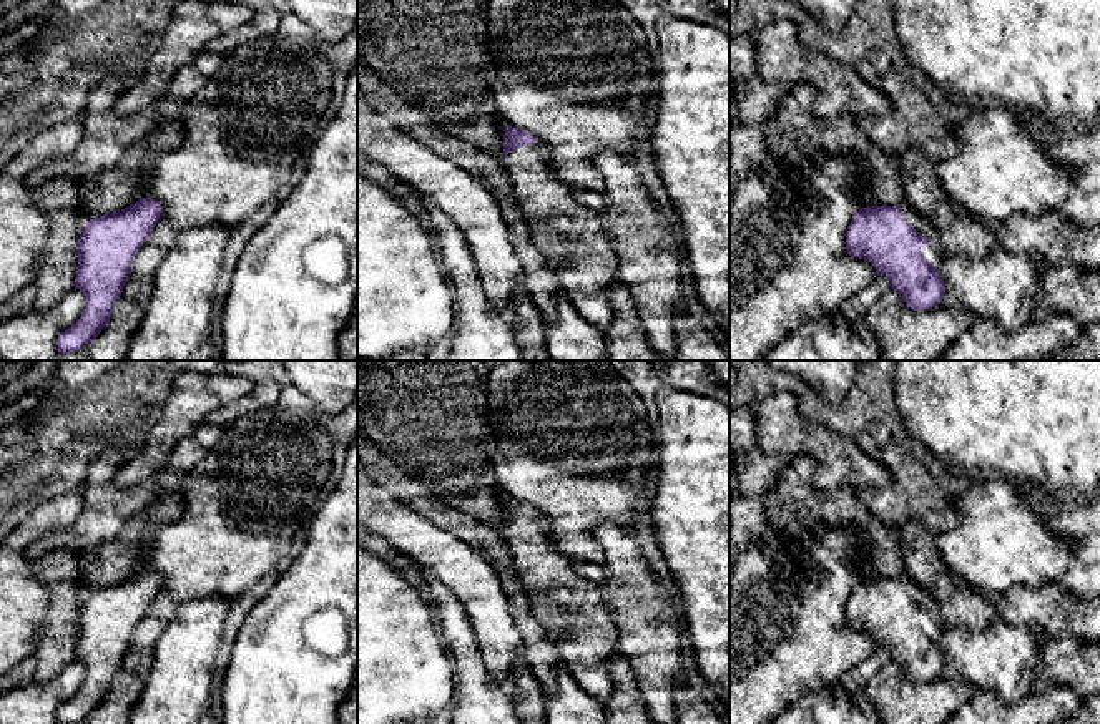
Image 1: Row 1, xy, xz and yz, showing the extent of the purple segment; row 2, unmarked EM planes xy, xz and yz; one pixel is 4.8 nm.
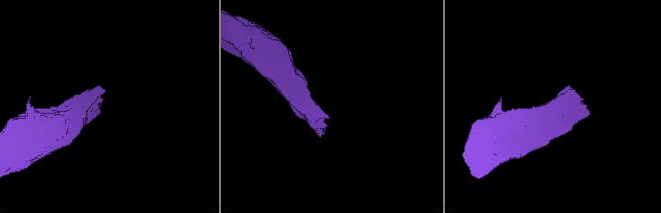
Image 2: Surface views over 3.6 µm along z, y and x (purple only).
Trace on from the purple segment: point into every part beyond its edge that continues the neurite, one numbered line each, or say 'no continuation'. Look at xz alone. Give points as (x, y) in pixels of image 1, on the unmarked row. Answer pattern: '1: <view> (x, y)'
1: xz (570, 608)

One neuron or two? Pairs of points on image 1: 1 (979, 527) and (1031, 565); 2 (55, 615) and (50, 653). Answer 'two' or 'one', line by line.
1: one
2: one

